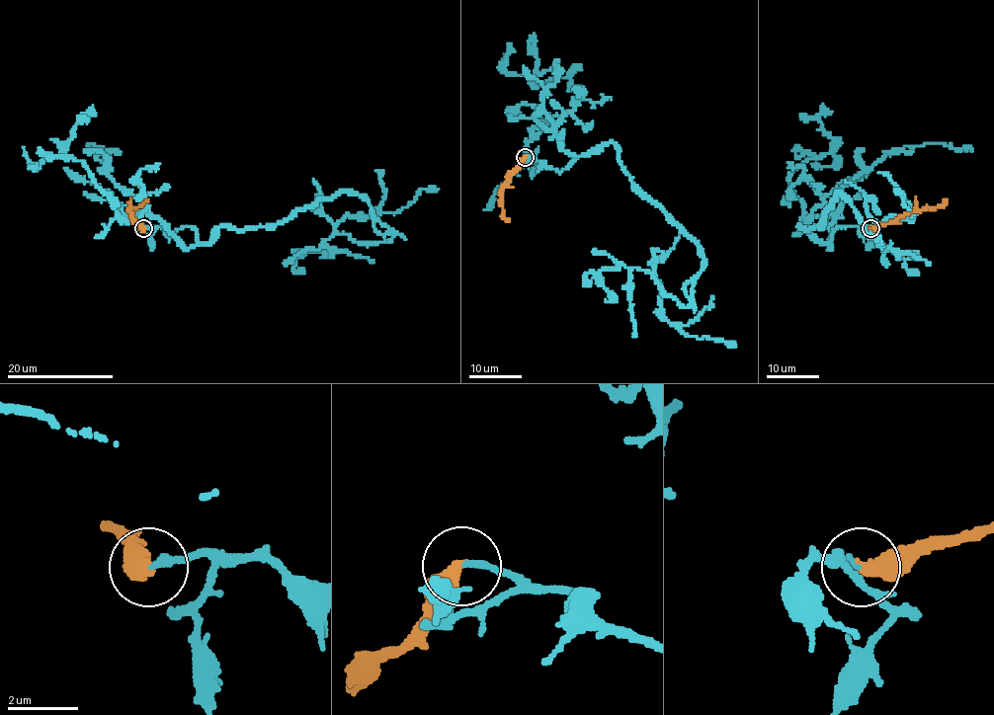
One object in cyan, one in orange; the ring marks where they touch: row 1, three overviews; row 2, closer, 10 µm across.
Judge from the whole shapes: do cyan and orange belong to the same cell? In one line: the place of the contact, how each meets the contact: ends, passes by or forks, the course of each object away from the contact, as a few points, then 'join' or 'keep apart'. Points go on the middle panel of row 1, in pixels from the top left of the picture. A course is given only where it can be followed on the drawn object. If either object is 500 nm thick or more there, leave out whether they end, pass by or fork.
(525, 157) | cyan ends | orange ends | cyan via (525, 157), (562, 171), (614, 143), (702, 255), (685, 306), (650, 272), (662, 314), (734, 346) | orange via (525, 157), (516, 169), (510, 172), (501, 192), (502, 215), (508, 221) | keep apart

